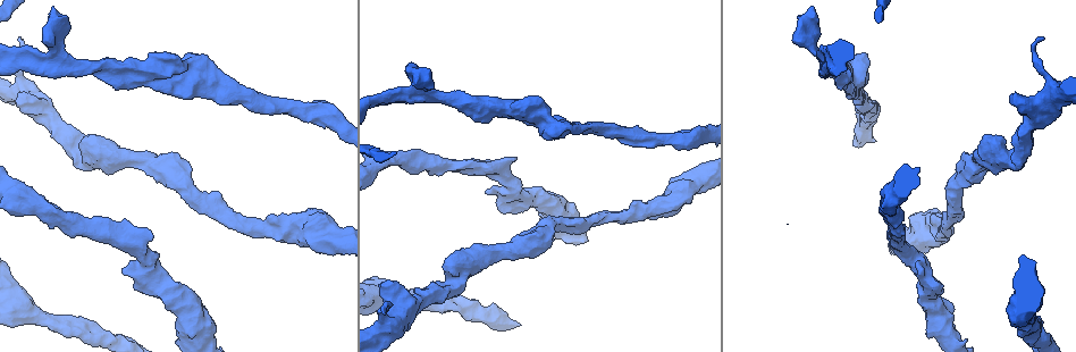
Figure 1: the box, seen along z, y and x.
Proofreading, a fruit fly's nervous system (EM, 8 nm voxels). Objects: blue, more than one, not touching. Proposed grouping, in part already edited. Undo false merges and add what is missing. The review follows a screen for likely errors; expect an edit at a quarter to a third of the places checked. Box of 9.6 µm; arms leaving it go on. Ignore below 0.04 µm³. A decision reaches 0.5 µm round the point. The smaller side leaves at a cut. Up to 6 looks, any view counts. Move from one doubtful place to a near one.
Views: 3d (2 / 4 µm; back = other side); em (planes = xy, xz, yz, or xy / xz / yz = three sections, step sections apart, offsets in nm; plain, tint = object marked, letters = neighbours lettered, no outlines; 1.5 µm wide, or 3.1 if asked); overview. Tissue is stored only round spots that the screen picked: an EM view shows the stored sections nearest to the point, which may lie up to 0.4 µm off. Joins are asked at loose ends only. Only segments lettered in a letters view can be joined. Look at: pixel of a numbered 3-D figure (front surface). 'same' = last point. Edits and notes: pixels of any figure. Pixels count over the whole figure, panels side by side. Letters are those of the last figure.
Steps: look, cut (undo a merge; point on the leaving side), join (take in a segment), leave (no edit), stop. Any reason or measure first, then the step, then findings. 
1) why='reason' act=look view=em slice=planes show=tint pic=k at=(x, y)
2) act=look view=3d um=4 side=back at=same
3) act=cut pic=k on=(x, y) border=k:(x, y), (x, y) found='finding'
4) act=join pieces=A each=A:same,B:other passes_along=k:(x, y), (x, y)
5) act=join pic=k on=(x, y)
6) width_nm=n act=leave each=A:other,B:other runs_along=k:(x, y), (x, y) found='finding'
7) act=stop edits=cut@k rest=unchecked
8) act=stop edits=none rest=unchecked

why='branch stops here' act=look view=3d um=4 pic=1 at=(1012, 93)

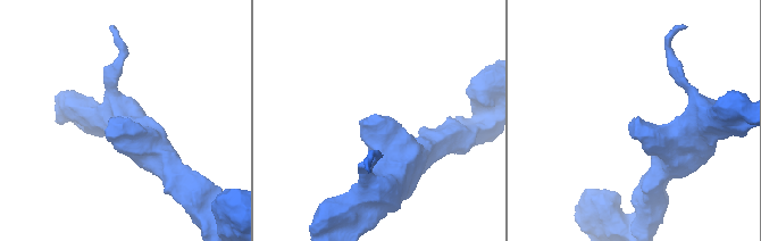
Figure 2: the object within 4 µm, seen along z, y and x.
act=look view=em slice=xz step=4 show=letters pic=2 at=(635, 119)

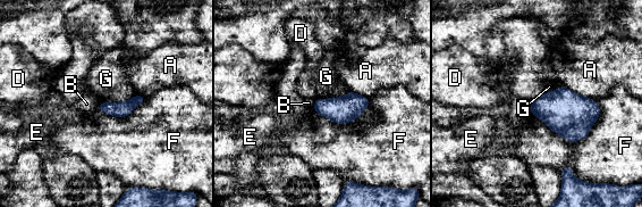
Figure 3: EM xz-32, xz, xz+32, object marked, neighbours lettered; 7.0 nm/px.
why='cut it another way' act=look view=em slice=planes show=letters at=same

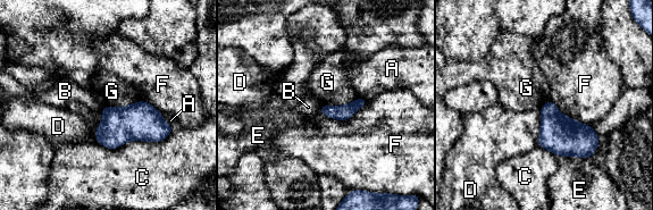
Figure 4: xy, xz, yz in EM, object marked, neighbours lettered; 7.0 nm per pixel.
act=leave each=A:other,B:other,C:other,D:other,E:other,F:other,G:other runs_along=4:(362, 102), (348, 110), (323, 109) found='none of them fits'

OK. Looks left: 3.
why='thick end' act=look view=em slice=xz step=4 show=tint pic=1 at=(514, 157)

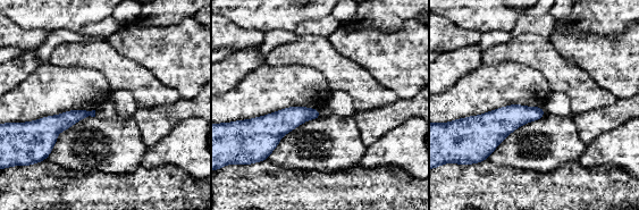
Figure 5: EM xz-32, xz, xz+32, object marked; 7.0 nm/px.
act=look view=em slice=yz step=8 show=letters at=same

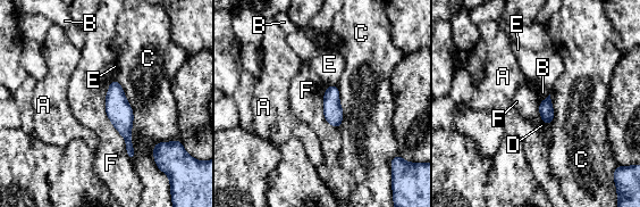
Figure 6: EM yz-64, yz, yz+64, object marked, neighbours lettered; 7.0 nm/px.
act=leave each=A:other,B:other,C:other,D:other,E:other,F:other found='none of them fits'

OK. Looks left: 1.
act=stop edits=none rest=unchecked

